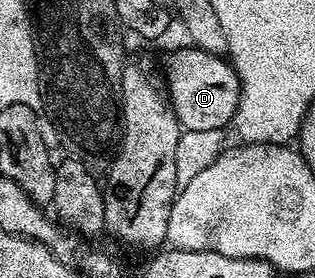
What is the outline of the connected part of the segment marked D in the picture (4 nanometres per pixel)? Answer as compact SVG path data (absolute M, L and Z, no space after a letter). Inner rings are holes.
M185 45L182 51L173 51L166 57L165 67L169 81L166 81L165 87L170 107L184 130L221 131L232 122L241 99L241 80L230 62L222 56Z

